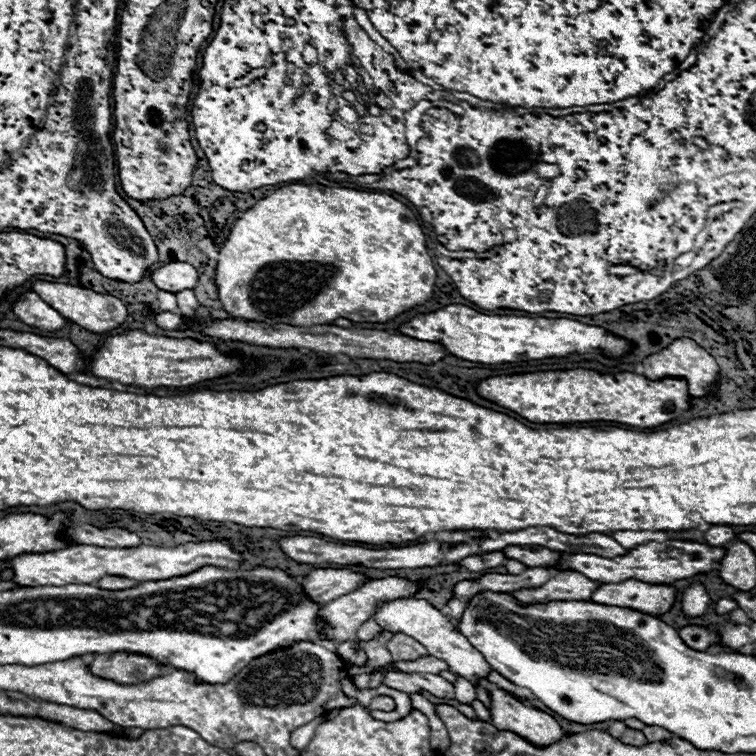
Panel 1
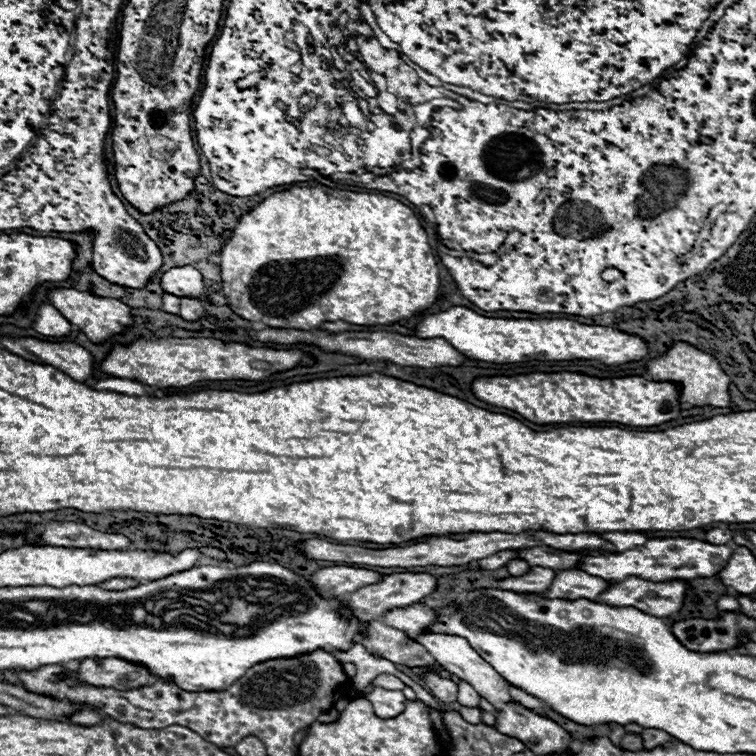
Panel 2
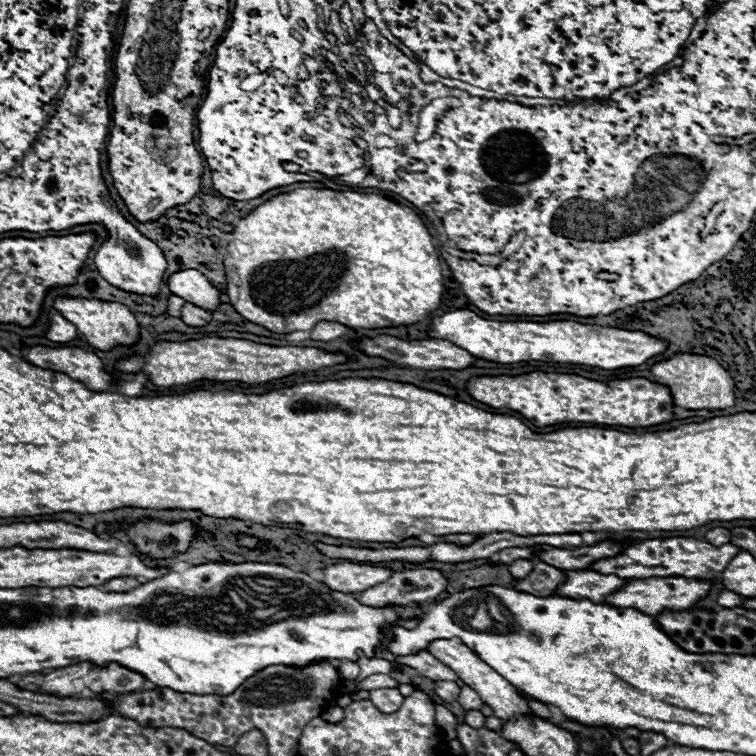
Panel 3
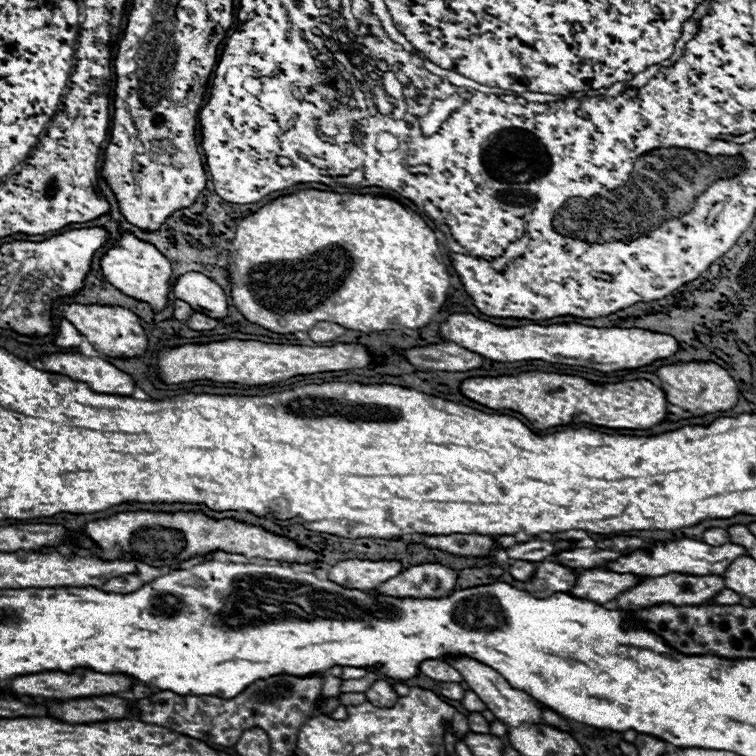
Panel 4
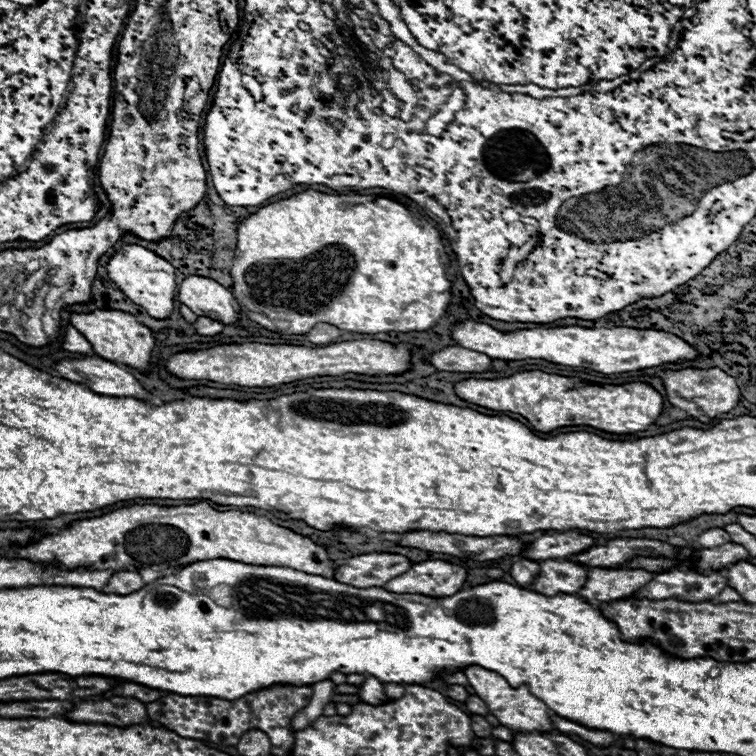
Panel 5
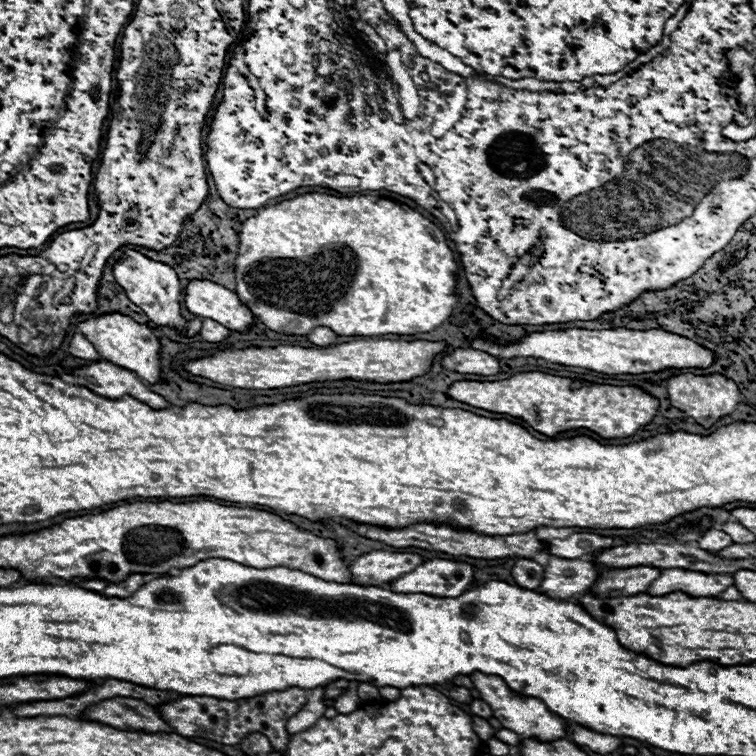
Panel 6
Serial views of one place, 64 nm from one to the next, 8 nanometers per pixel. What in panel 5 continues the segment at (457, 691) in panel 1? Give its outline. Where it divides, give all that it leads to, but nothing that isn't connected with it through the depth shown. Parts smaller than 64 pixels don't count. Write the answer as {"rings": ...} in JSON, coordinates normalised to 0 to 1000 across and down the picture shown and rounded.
{"rings":[[[622,918],[619,921],[619,926],[616,926],[616,934],[619,934],[619,939],[624,942],[624,944],[635,944],[635,947],[643,947],[648,939],[646,939],[646,934],[640,931],[640,926],[638,923],[632,923],[630,918]]]}

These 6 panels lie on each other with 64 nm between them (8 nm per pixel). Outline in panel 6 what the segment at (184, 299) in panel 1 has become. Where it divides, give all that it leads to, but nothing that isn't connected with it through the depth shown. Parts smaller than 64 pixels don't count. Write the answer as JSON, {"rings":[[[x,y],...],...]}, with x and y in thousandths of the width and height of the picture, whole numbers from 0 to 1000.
{"rings":[[[270,421],[267,423],[267,434],[265,434],[265,444],[272,450],[272,452],[294,452],[299,444],[302,444],[302,434],[283,426],[283,423],[275,423]]]}

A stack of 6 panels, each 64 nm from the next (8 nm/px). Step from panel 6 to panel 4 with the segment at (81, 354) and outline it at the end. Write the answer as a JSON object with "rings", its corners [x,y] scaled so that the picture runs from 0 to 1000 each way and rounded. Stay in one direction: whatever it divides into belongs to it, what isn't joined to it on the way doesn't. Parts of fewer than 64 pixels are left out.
{"rings":[[[79,421],[77,431],[74,431],[71,452],[82,460],[103,460],[106,452],[108,452],[108,442],[87,421]]]}

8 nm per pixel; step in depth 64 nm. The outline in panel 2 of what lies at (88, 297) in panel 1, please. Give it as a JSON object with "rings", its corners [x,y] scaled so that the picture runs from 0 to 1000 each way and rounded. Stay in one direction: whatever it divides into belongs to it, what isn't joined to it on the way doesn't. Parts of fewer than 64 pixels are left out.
{"rings":[[[63,381],[61,392],[63,392],[63,399],[69,405],[74,405],[74,410],[85,413],[85,421],[90,421],[95,429],[101,429],[124,452],[138,452],[140,447],[146,447],[151,442],[161,442],[175,429],[172,407],[153,394],[135,394],[135,392],[124,392],[119,386],[106,386],[98,381]]]}

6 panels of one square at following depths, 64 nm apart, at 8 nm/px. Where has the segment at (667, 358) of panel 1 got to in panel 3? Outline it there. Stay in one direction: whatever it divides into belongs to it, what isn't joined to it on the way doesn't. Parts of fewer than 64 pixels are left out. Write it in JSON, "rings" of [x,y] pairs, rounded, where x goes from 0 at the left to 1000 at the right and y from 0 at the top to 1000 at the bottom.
{"rings":[[[894,466],[884,476],[868,479],[860,492],[870,508],[881,508],[889,516],[894,537],[902,537],[907,542],[958,542],[971,537],[971,503],[939,471]]]}

